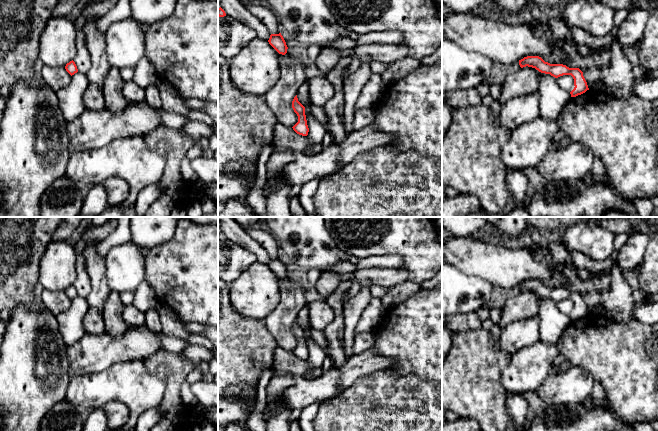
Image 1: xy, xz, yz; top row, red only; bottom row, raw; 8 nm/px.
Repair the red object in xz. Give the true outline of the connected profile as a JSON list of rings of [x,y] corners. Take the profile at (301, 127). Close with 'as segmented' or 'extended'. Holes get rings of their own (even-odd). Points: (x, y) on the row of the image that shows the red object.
[[[297,95],[292,101],[292,108],[298,116],[298,122],[292,127],[293,130],[299,135],[307,136],[309,128],[305,115],[305,107],[298,101]]] | as segmented

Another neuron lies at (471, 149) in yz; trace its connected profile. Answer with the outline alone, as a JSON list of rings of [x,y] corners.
[[[479,104],[454,110],[450,127],[442,139],[442,184],[459,193],[476,196],[487,213],[500,213],[509,196],[501,150],[511,134],[507,128],[499,129],[498,116],[490,107]]]

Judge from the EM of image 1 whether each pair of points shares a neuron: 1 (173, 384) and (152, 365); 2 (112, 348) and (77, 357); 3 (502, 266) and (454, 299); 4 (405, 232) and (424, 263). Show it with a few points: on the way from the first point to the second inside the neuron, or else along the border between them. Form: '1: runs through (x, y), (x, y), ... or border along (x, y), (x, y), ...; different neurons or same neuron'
1: runs through (173, 376), (173, 372), (165, 364), (160, 364); same neuron
2: runs through (103, 350), (86, 355); same neuron
3: border along (461, 270), (468, 275), (480, 276), (494, 286); different neurons
4: runs through (413, 240), (413, 247), (421, 255); same neuron

